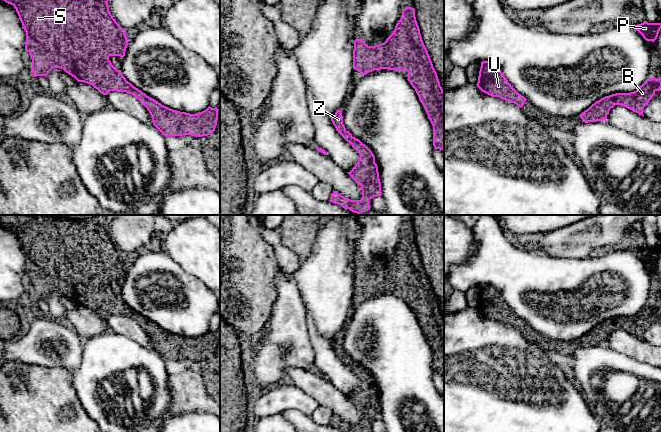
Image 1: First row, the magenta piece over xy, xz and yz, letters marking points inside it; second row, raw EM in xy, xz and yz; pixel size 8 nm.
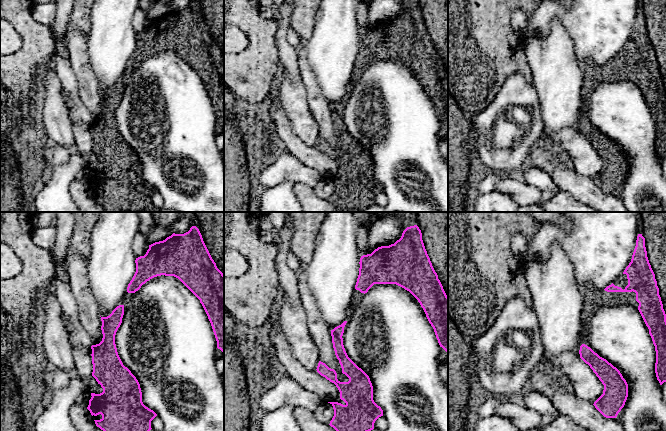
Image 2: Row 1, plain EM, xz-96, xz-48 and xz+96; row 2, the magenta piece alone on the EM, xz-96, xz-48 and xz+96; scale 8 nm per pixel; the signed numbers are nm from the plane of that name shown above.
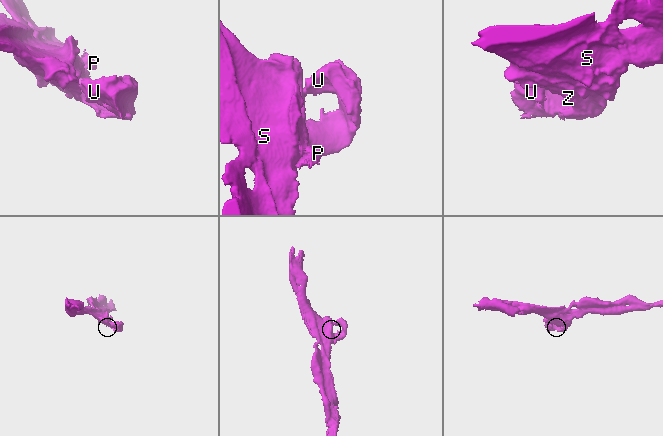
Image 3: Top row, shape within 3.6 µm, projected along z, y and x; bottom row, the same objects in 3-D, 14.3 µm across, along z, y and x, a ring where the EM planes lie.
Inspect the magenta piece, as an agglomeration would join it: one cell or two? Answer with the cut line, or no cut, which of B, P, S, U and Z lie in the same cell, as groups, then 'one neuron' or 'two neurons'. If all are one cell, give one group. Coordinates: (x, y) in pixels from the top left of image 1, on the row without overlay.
cut none; groups B P S U Z; one neuron

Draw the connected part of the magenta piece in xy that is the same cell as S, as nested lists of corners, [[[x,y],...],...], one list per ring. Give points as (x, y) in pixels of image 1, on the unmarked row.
[[[0,215],[0,222],[16,233],[26,256],[25,275],[32,283],[34,300],[47,300],[53,292],[61,292],[78,306],[92,309],[101,318],[110,315],[126,316],[135,320],[149,335],[153,349],[164,360],[203,361],[215,355],[217,331],[190,338],[170,333],[134,311],[109,284],[110,280],[125,280],[128,270],[126,254],[109,235],[109,221],[102,215],[86,220],[71,220],[51,215]]]

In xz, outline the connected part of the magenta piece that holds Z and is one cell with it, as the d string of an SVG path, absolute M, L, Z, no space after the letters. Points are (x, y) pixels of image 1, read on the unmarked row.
M337 334L331 341L331 345L338 357L360 378L360 384L347 397L361 410L362 423L351 424L333 414L329 425L341 429L343 432L370 432L369 424L381 420L381 406L375 380L365 368L346 354L343 348L342 334Z

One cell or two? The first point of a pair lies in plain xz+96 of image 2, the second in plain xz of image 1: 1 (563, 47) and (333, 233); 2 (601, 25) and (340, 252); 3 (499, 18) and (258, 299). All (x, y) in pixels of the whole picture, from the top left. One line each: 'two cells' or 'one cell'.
1: one cell
2: two cells
3: one cell

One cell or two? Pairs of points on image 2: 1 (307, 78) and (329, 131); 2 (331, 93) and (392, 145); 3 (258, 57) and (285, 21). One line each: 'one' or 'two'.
1: one
2: two
3: two

